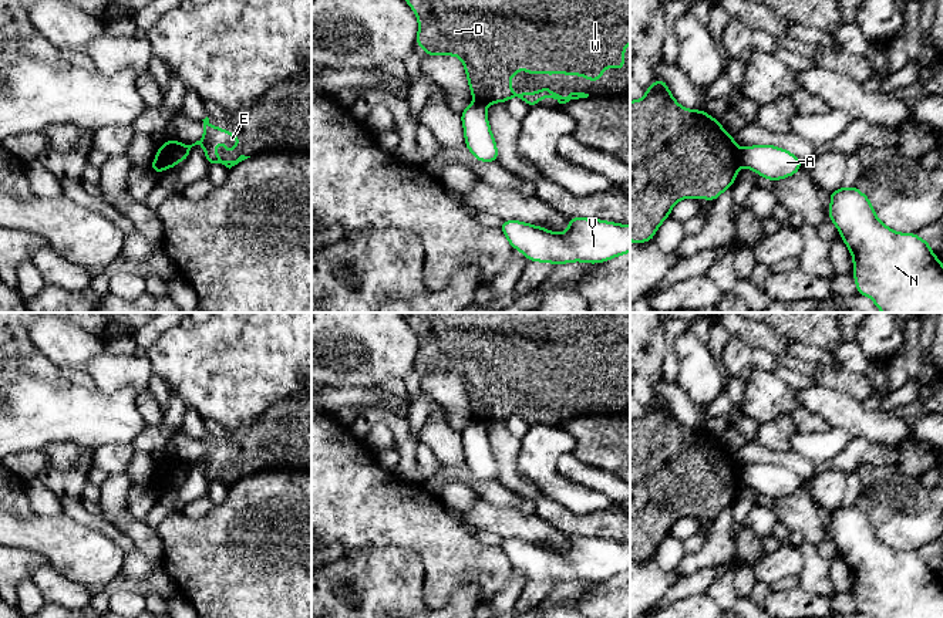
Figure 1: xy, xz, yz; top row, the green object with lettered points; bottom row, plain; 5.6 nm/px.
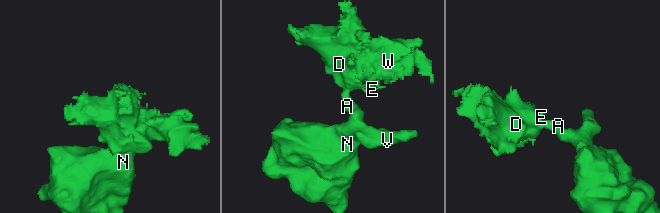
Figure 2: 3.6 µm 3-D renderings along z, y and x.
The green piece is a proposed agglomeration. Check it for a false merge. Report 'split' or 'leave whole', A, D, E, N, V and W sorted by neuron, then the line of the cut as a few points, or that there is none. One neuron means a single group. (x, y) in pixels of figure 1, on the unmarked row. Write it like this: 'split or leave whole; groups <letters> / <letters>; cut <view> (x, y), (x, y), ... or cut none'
split; groups A N V / D E W; cut yz (740, 468), (738, 483)

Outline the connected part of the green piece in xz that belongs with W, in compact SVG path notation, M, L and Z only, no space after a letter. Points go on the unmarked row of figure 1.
M401 313L418 337L418 354L415 362L420 364L430 375L455 374L462 378L471 412L476 421L491 423L494 421L506 421L516 415L529 425L538 423L540 416L555 416L559 422L570 418L587 416L585 411L570 411L566 416L560 411L552 411L549 405L542 405L538 411L512 411L511 395L519 388L526 388L531 394L543 389L546 394L555 394L560 389L563 394L583 394L587 399L599 399L602 391L612 384L614 388L624 386L624 364L630 362L630 351L624 347L630 342L630 313Z

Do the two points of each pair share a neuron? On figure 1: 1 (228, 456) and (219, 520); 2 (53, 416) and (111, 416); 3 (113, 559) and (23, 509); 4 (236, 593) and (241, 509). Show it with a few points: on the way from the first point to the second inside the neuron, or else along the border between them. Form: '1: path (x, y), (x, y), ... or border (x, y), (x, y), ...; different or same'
1: border (259, 472), (239, 479), (229, 488); different
2: path (67, 416), (97, 416); same
3: border (34, 513), (32, 516), (14, 516); different
4: path (241, 571), (241, 530); same

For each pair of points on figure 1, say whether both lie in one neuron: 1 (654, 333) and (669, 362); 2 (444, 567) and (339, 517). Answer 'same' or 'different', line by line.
1: different
2: same

